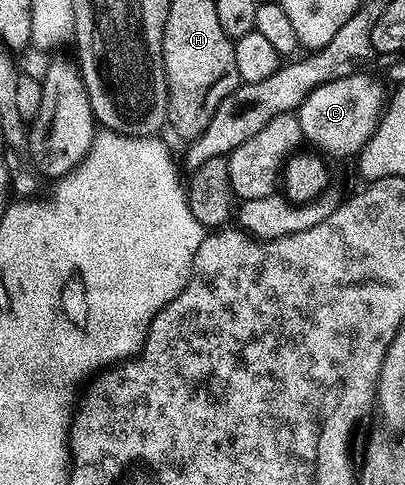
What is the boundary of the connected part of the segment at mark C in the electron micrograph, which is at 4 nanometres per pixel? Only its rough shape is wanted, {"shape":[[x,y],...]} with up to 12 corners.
{"shape":[[366,71],[316,87],[296,110],[323,154],[357,158],[382,117]]}

